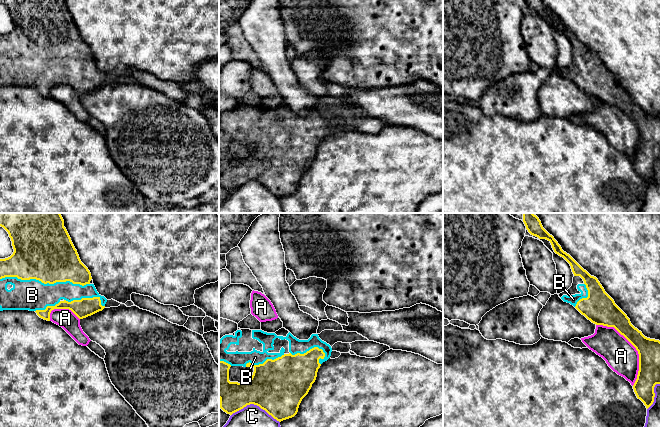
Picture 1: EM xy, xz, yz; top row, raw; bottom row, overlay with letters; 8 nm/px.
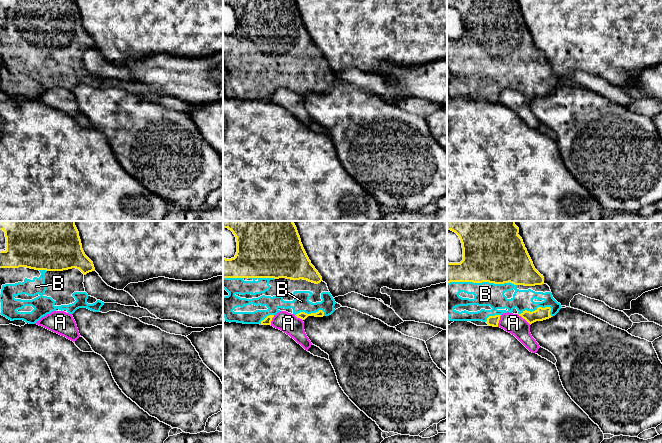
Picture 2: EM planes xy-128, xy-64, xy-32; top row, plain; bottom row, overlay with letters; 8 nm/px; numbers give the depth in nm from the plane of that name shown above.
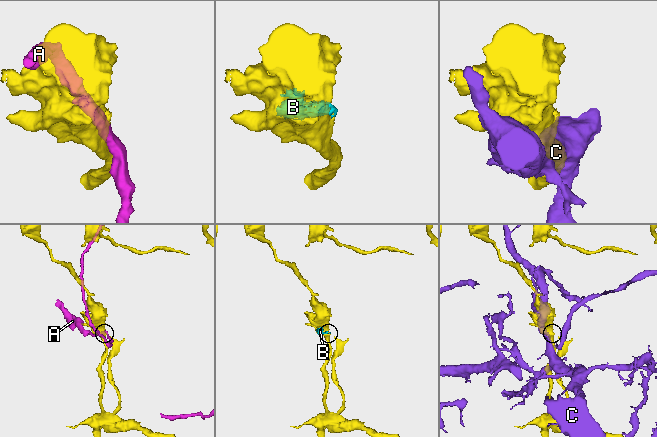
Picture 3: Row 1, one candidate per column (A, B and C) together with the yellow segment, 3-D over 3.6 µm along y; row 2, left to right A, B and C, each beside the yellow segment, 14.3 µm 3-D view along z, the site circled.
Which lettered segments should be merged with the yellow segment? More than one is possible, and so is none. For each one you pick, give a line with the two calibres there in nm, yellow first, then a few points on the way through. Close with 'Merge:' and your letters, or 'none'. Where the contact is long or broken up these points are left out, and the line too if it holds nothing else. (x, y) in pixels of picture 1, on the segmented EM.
B: 460/240 nm
Merge: B

